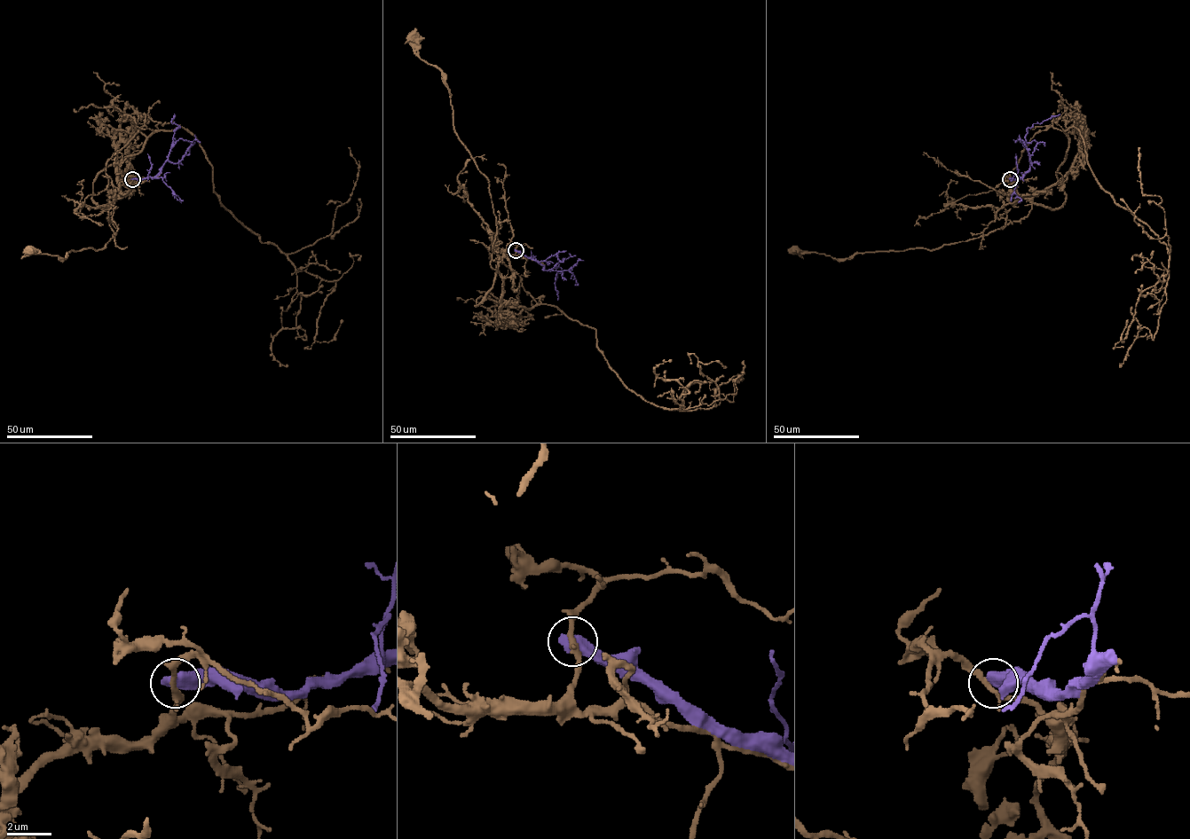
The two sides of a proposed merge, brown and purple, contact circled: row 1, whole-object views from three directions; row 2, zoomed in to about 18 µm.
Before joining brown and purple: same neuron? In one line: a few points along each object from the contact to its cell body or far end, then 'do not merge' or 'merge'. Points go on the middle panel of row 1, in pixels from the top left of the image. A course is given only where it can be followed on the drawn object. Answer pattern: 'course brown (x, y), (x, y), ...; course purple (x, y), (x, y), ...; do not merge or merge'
course brown (516, 250), (491, 266), (489, 181), (414, 35); course purple (516, 250), (535, 259), (545, 270), (556, 265), (561, 268), (563, 271), (557, 274), (555, 283), (557, 300); do not merge

